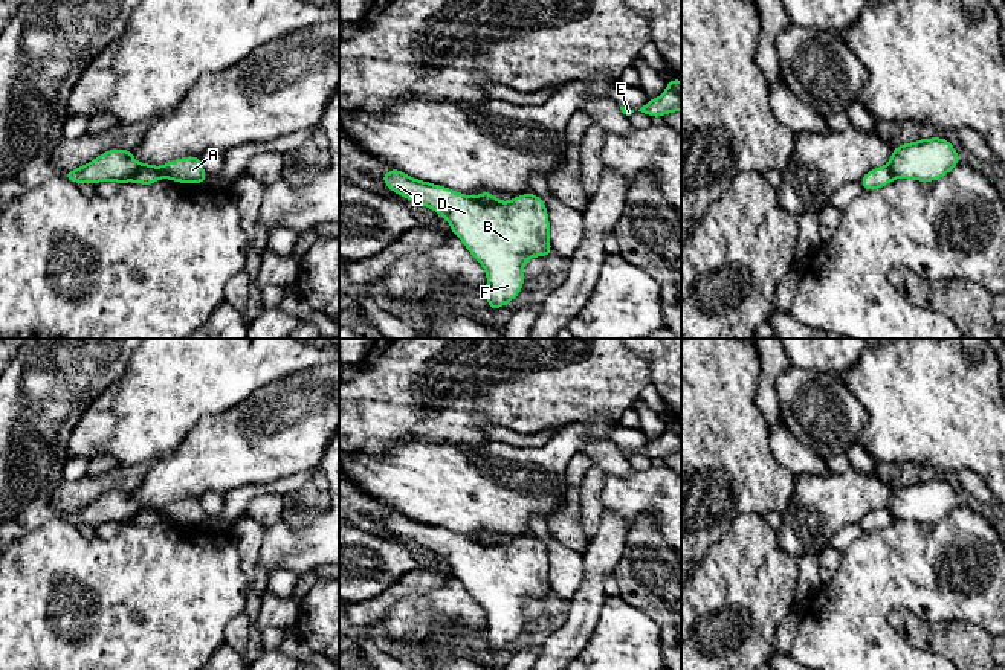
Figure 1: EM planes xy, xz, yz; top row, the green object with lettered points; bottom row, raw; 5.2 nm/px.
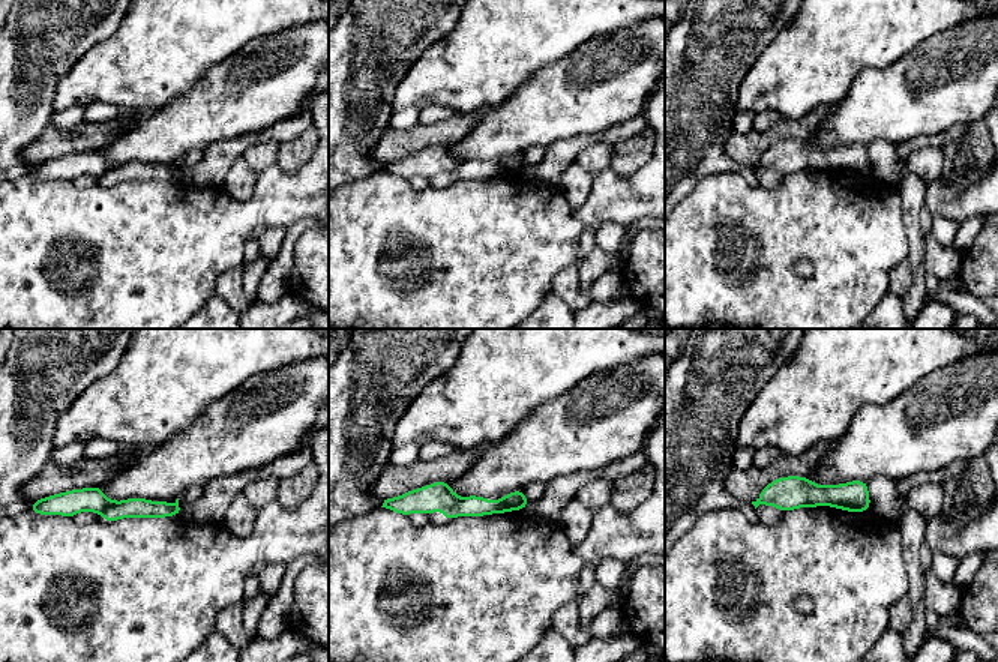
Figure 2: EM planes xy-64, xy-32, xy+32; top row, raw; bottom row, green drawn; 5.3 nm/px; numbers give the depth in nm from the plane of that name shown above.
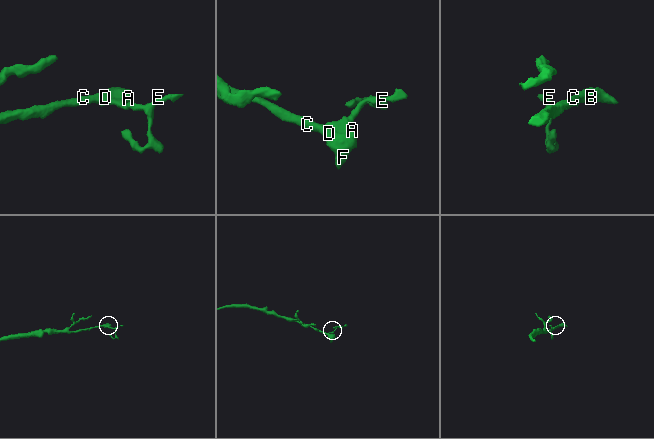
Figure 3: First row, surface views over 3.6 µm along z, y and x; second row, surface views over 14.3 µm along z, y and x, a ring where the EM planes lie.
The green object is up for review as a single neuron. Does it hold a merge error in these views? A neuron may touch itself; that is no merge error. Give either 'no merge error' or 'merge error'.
merge error

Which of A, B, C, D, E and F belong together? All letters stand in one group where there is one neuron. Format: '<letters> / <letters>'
A B C D F / E

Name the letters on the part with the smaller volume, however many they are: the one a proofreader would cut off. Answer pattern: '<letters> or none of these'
E

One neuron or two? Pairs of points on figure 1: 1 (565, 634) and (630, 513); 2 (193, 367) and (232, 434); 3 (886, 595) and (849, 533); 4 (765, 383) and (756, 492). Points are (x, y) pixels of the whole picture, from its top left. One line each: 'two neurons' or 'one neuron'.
1: two neurons
2: two neurons
3: two neurons
4: two neurons

